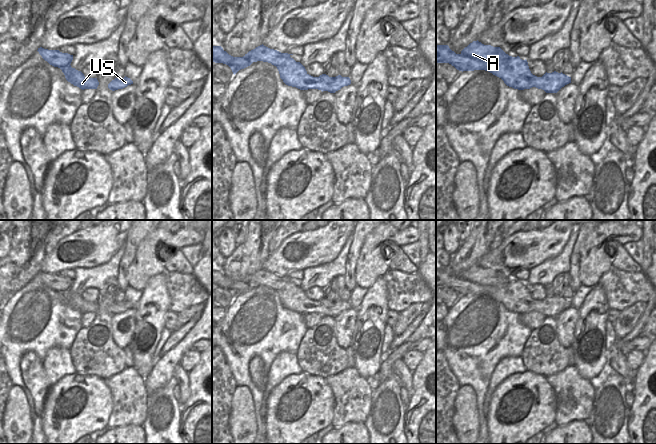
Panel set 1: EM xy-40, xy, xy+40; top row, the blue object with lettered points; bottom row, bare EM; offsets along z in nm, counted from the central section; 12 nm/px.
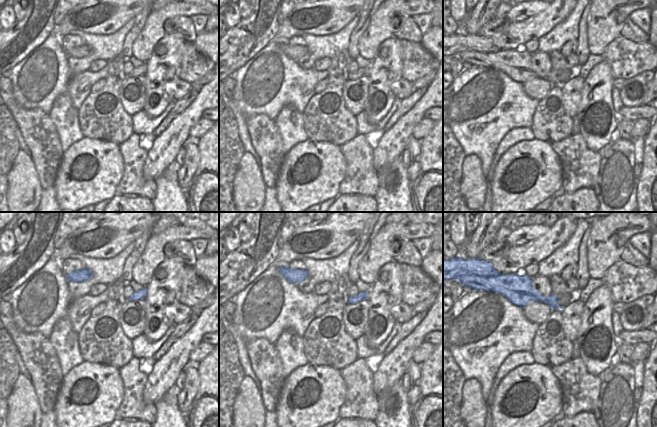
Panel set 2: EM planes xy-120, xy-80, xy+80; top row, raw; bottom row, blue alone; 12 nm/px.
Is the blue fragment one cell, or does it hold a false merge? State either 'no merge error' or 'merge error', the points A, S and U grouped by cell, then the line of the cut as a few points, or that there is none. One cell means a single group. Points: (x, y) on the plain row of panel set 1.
merge error | A / S U | xy+40 (509, 280), (478, 285), (462, 279), (450, 287)

